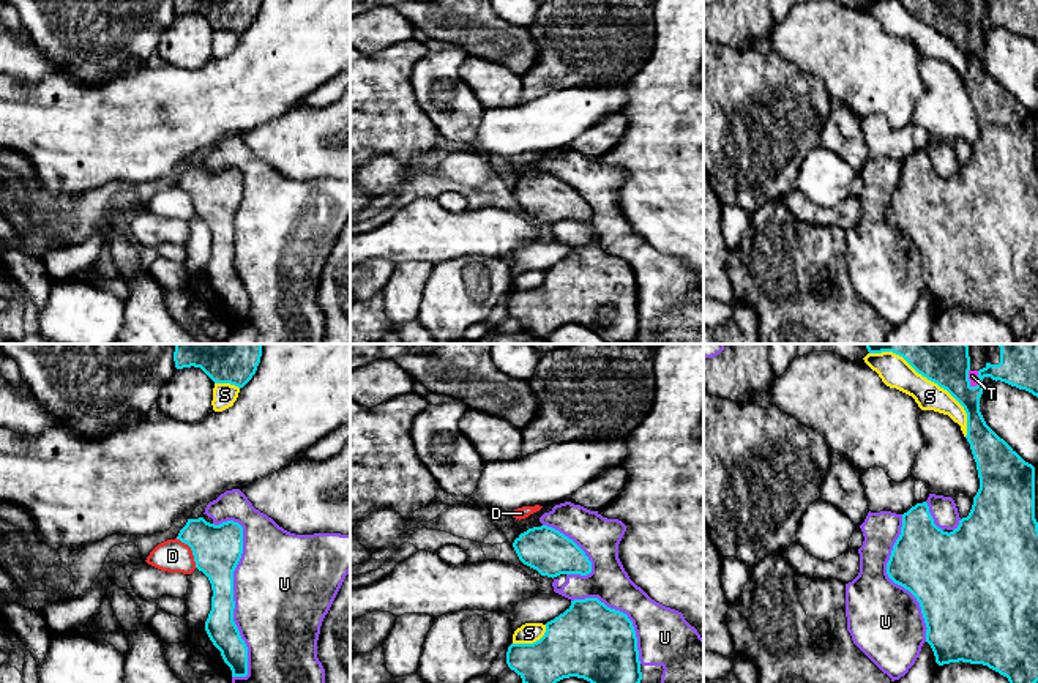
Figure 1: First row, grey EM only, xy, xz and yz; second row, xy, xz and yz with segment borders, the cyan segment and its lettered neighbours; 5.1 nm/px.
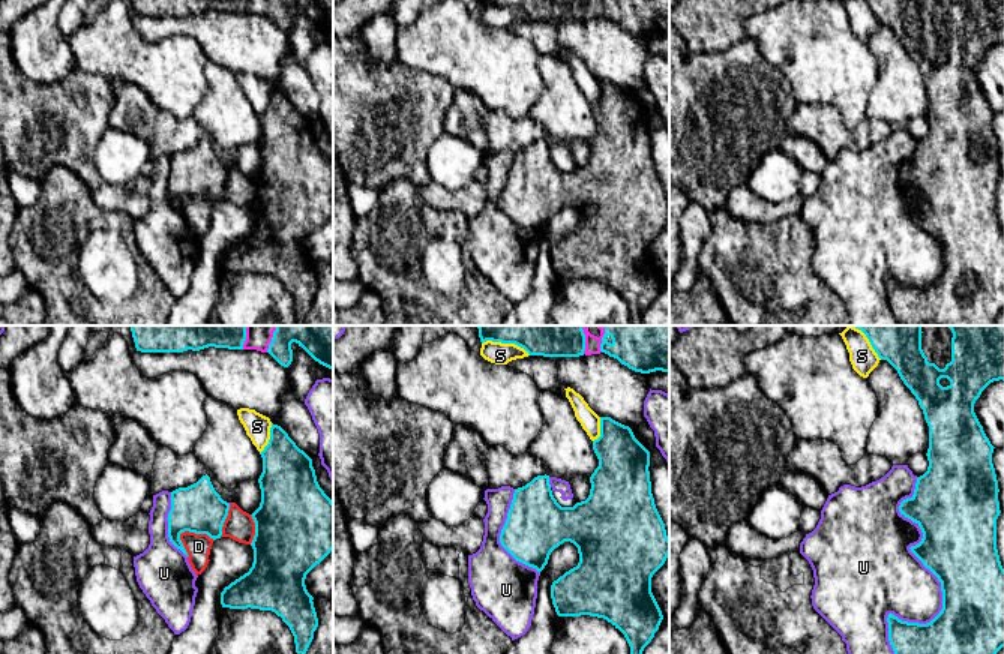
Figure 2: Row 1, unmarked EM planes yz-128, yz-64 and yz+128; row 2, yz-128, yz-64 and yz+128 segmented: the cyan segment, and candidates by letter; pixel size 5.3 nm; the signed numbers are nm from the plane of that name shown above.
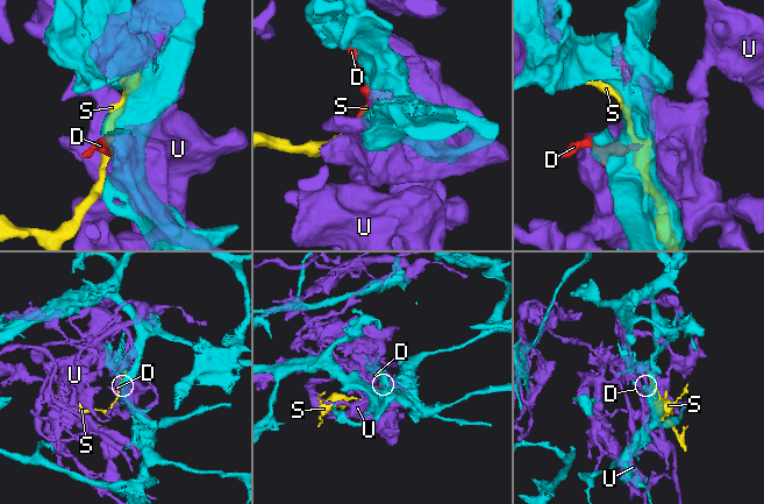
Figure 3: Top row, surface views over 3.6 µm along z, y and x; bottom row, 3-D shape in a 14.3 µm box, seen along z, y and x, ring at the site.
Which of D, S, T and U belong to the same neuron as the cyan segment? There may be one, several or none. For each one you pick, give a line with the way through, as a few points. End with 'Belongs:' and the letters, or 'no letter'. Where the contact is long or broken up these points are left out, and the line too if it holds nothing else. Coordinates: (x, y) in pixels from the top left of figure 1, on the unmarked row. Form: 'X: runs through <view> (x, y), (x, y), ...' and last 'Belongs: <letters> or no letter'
Belongs: T

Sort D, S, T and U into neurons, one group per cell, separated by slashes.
D S / T / U

